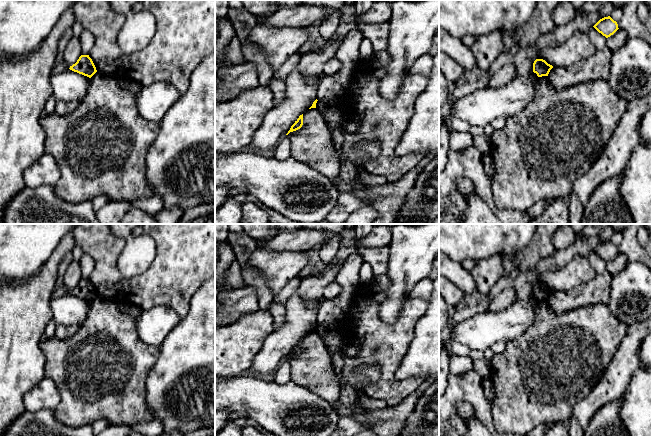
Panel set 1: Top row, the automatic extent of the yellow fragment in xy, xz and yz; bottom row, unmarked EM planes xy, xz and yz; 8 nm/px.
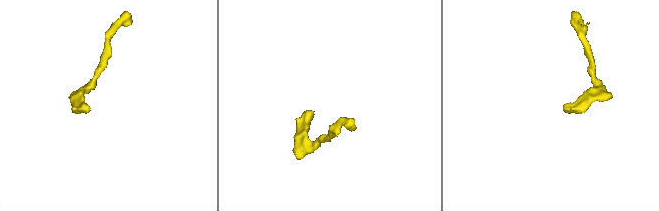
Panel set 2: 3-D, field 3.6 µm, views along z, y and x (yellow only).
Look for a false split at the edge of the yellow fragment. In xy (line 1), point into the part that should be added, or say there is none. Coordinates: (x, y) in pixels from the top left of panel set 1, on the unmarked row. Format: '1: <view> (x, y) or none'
1: none

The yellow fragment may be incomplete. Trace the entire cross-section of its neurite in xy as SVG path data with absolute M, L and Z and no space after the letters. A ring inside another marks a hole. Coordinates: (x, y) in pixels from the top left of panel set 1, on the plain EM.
M81 279L77 286L70 290L70 294L91 302L96 296L96 291L89 279Z

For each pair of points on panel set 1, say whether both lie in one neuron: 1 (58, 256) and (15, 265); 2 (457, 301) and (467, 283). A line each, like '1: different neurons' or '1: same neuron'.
1: different neurons
2: different neurons

